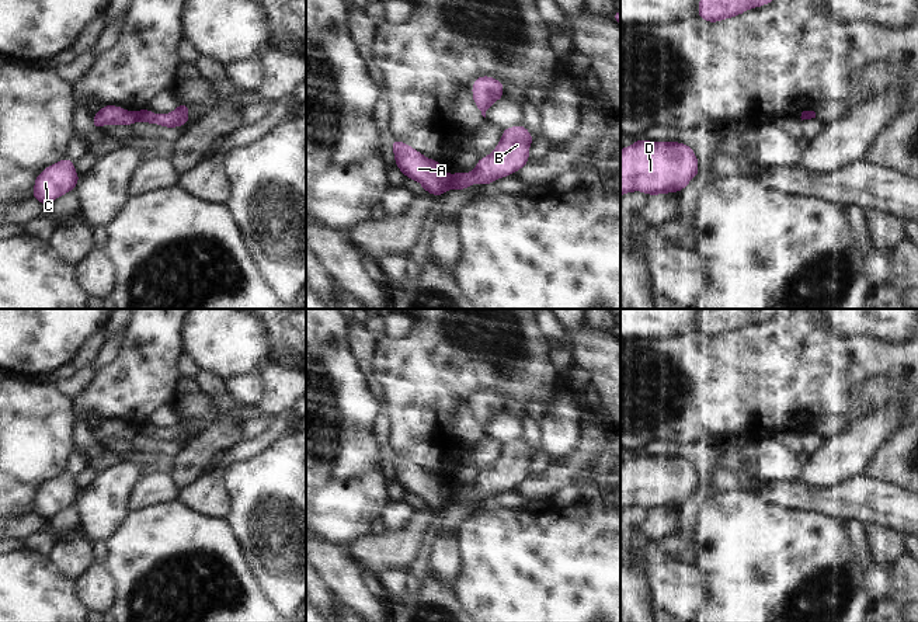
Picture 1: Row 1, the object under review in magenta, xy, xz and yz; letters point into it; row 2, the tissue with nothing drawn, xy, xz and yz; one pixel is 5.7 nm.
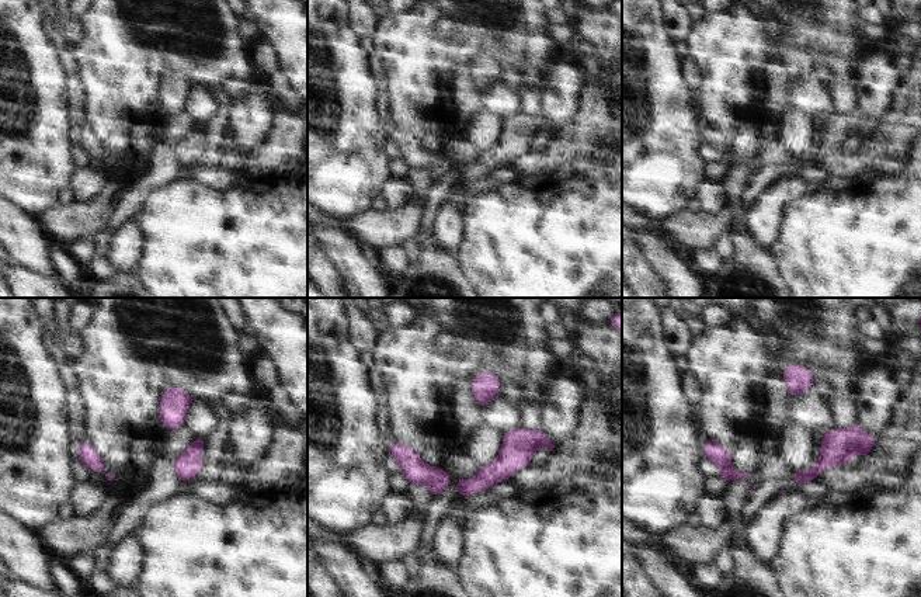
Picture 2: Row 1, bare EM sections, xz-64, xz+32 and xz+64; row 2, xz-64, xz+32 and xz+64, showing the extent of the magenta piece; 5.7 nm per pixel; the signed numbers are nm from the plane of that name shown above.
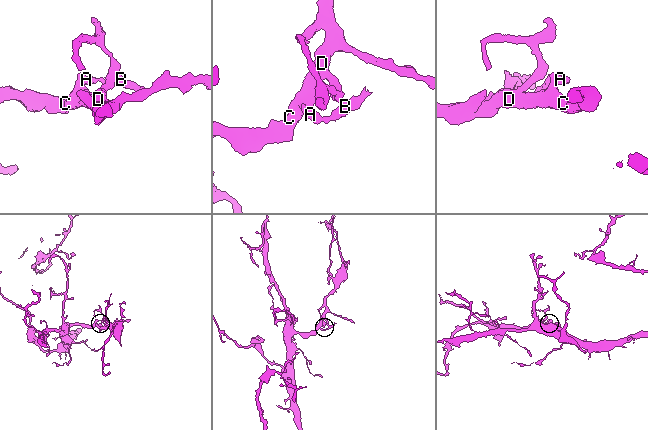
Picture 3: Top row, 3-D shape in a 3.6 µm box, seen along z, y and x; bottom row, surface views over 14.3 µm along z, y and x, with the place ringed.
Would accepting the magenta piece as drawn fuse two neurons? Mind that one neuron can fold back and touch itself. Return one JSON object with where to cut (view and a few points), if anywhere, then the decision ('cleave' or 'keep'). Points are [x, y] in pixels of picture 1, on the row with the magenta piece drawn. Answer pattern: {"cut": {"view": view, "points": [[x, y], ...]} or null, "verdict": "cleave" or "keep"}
{"cut": {"view": "xz", "points": [[451, 176], [447, 187]]}, "verdict": "cleave"}

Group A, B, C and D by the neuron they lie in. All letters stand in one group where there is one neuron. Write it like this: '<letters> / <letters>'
A C D / B

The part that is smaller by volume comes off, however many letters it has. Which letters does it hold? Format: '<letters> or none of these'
B

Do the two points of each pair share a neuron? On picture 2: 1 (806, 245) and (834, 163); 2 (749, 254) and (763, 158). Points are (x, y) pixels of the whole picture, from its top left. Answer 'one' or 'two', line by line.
1: two
2: one

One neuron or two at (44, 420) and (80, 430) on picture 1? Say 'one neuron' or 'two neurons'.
two neurons

